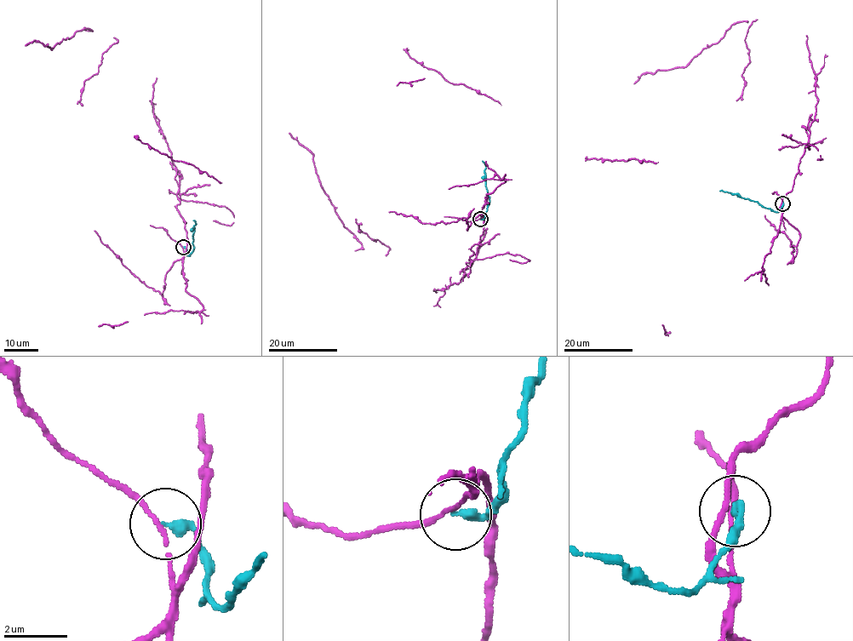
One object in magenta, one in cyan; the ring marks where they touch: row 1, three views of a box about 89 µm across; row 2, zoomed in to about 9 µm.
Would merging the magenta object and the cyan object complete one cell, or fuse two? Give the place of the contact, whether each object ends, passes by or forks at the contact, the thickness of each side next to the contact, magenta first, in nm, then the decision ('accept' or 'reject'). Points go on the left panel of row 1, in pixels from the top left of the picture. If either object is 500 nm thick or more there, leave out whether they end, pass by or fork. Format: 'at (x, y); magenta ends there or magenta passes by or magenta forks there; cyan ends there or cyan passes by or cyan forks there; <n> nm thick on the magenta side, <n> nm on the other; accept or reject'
at (183, 247); magenta passes by; cyan ends there; 100 nm thick on the magenta side, 280 nm on the other; reject

